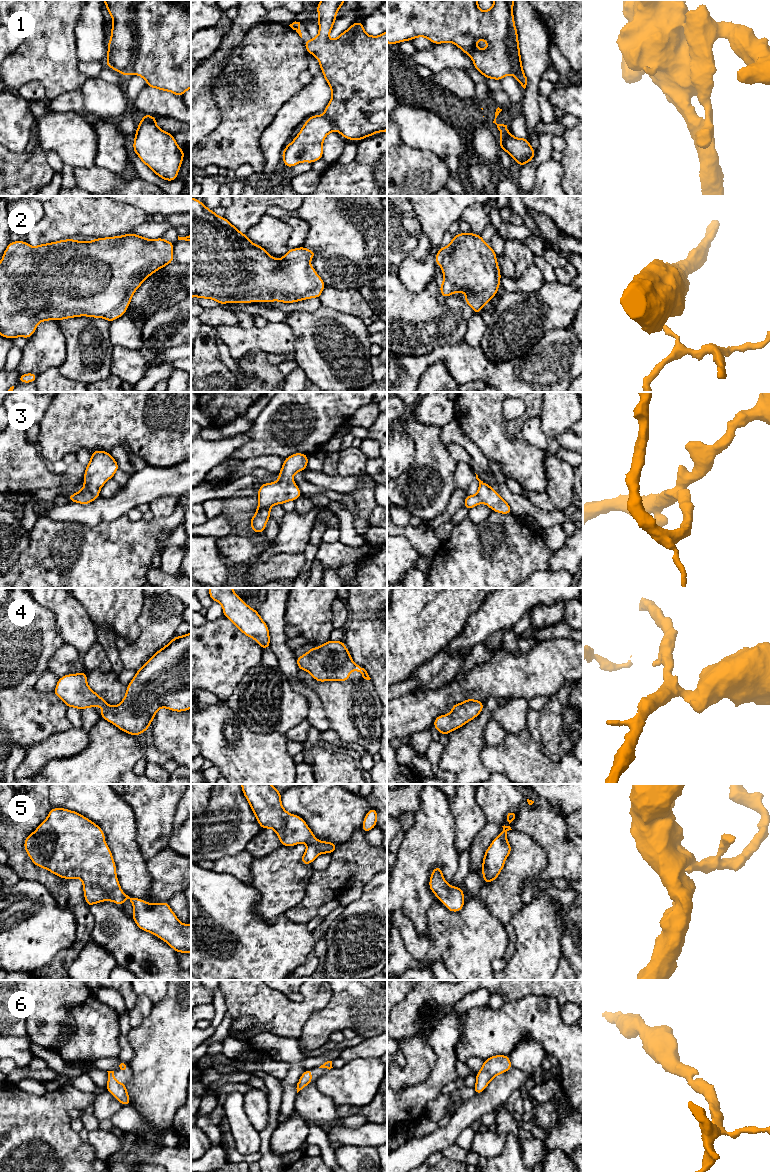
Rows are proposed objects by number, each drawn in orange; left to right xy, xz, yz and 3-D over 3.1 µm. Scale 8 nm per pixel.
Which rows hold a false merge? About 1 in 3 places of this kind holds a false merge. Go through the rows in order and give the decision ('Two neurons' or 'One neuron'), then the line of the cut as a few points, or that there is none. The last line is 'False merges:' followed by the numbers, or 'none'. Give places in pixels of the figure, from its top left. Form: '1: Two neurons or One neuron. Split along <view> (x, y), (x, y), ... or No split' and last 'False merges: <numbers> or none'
1: Two neurons. Split along xy (138, 0), (133, 8), (135, 53), (131, 73)
2: One neuron. No split
3: One neuron. No split
4: One neuron. No split
5: One neuron. No split
6: One neuron. No split
False merges: 1

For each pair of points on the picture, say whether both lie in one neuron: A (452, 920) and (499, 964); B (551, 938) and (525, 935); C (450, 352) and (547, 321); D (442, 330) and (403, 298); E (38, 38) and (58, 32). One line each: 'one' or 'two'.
A: two
B: one
C: two
D: one
E: one

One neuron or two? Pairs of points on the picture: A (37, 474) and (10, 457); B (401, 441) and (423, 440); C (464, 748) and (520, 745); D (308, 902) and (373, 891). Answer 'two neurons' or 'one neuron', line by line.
A: one neuron
B: two neurons
C: two neurons
D: two neurons

